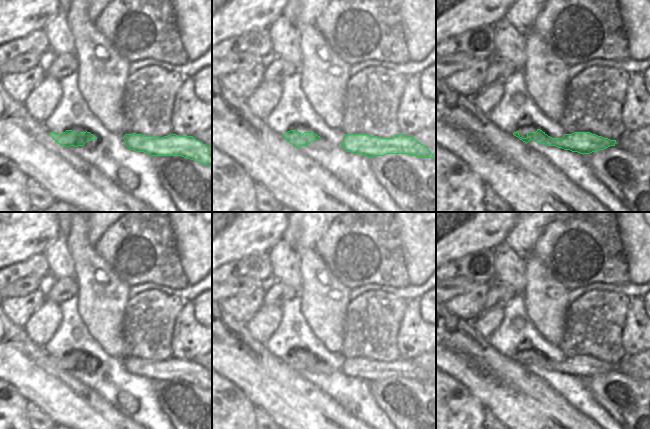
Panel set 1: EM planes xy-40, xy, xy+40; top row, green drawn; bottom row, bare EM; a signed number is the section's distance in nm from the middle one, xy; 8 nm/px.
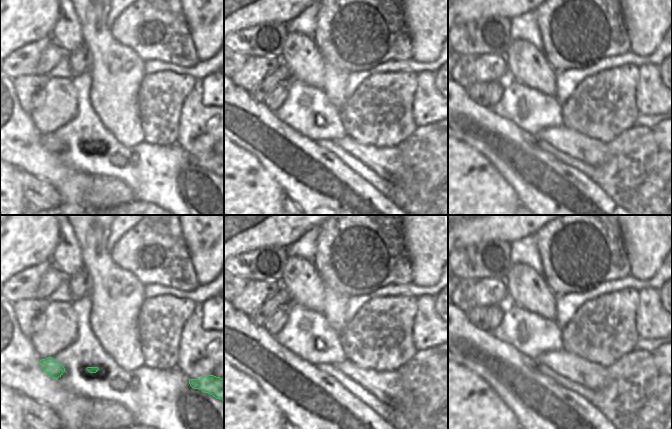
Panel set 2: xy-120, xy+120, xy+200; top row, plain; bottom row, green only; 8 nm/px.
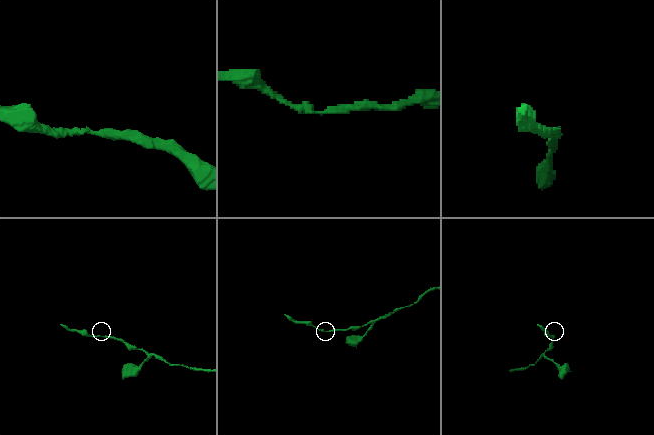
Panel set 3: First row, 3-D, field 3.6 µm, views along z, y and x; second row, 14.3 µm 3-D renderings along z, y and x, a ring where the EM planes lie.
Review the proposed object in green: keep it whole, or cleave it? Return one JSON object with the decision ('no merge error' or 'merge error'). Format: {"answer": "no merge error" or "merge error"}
{"answer": "no merge error"}

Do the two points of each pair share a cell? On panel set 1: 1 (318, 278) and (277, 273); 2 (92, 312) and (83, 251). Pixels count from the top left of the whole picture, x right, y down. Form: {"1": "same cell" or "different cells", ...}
{"1": "different cells", "2": "same cell"}

